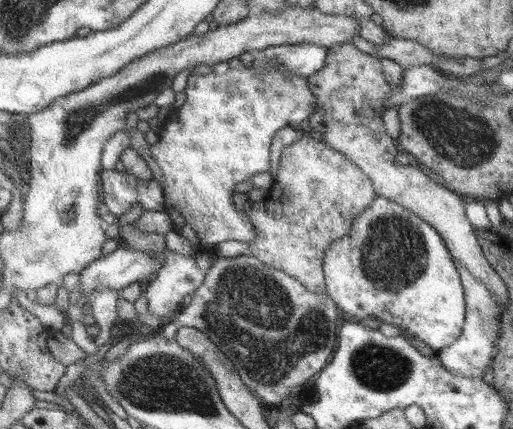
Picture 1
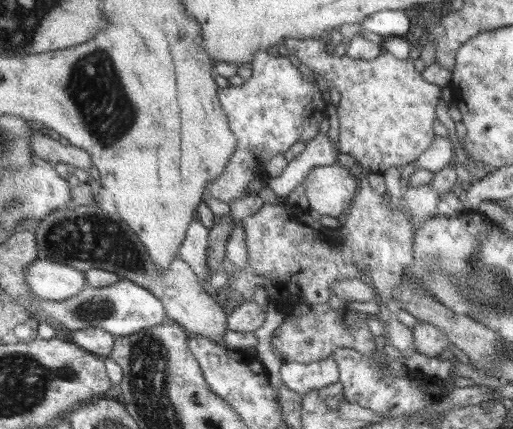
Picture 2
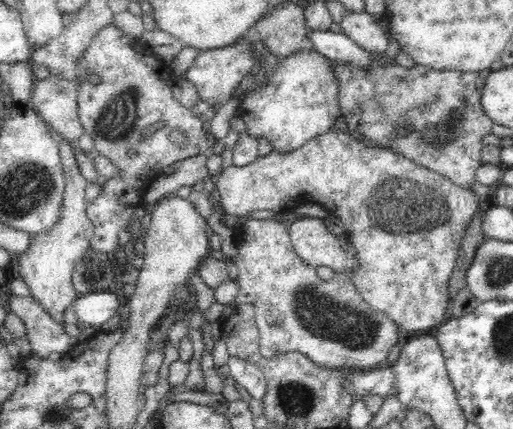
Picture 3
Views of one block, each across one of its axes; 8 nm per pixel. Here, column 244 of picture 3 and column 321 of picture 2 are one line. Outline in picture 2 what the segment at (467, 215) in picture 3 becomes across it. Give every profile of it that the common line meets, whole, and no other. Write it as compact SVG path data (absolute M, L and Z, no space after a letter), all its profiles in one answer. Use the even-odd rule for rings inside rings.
M338 162L312 168L301 184L310 204L309 210L333 218L346 214L358 189L354 174Z

